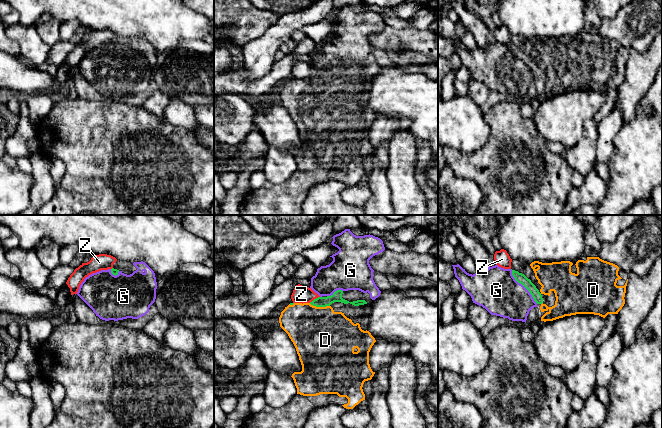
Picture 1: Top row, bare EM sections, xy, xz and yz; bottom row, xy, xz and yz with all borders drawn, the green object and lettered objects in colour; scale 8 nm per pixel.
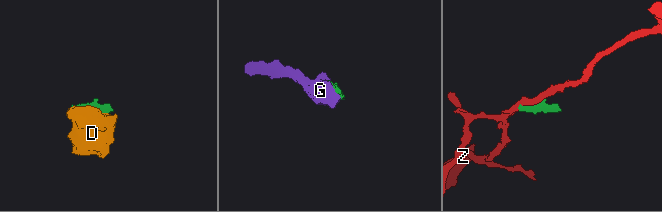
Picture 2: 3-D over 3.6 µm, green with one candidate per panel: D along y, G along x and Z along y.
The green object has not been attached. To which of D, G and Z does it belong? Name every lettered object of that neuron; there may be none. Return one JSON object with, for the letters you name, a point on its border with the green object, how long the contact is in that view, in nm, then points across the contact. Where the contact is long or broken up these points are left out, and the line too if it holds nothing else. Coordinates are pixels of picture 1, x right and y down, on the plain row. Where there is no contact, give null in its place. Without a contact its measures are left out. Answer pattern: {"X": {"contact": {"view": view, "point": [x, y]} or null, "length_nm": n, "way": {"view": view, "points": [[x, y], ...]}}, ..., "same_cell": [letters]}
{"D": {"contact": {"view": "xz", "point": [319, 82]}, "length_nm": 170}, "G": {"contact": {"view": "yz", "point": [523, 61]}, "length_nm": 360}, "same_cell": ["D", "G"]}

